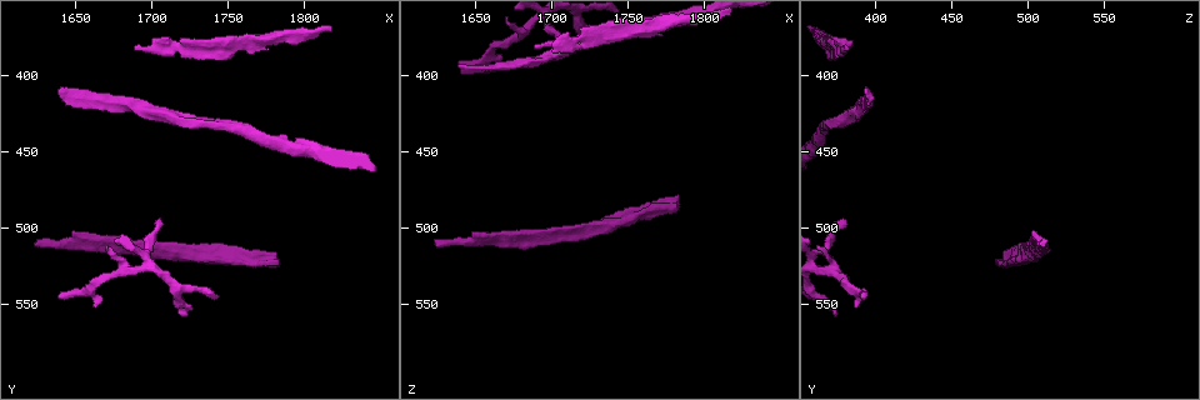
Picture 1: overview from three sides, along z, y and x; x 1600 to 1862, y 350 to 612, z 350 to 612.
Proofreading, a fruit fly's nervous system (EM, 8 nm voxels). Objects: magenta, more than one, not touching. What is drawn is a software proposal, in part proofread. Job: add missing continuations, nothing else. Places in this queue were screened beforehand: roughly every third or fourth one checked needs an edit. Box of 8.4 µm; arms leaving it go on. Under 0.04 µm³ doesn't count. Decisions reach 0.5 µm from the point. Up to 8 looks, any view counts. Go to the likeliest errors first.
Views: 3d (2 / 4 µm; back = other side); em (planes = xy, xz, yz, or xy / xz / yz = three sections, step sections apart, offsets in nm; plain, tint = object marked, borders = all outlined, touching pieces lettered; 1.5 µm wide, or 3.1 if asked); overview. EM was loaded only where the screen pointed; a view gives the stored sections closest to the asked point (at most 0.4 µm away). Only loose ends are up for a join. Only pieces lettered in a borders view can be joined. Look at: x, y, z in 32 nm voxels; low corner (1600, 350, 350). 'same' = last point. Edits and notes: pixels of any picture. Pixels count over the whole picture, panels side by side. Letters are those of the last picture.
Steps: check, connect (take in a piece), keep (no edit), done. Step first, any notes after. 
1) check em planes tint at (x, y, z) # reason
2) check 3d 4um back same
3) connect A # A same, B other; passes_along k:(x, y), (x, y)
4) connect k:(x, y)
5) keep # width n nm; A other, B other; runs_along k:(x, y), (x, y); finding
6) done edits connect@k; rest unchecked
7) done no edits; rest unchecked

check 3d 2um at (1622, 512, 508) # end of a long branch

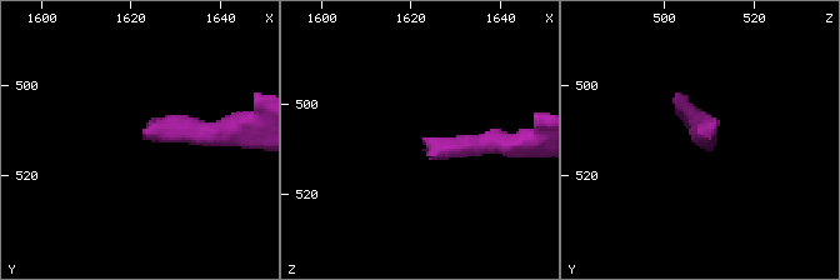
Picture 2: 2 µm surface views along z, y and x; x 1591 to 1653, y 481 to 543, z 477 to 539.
check em planes tint at (1623, 511, 508)

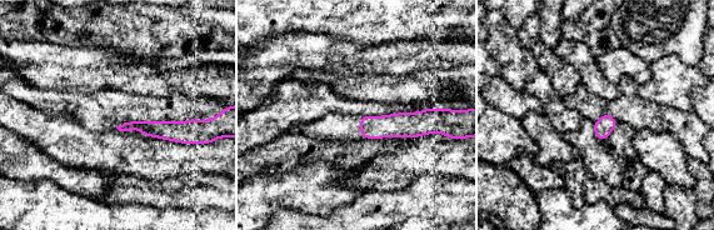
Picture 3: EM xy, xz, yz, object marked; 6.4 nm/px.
check em planes borders same # what lies round it

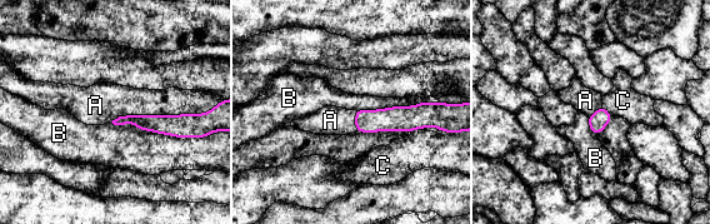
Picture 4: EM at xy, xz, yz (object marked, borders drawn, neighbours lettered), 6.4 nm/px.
connect A # A same, B other, C other; passes_along 4:(188, 125), (154, 115), (119, 100); the neuron continues

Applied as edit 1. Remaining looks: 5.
check em planes borders at (1782, 520, 478) # an open end

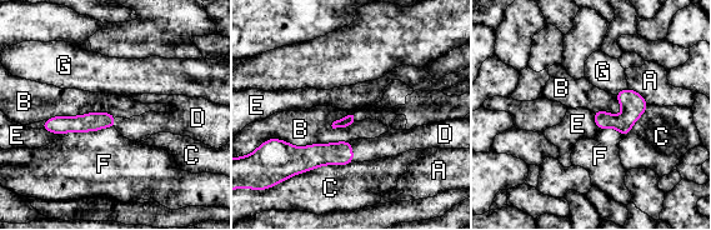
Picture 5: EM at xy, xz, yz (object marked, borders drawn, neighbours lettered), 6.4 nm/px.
connect D # A other, B other, C other, D same, E other, F other, G other; passes_along 5:(315, 155), (351, 151), (389, 144); it goes on there

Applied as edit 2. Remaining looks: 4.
check overview # redraw

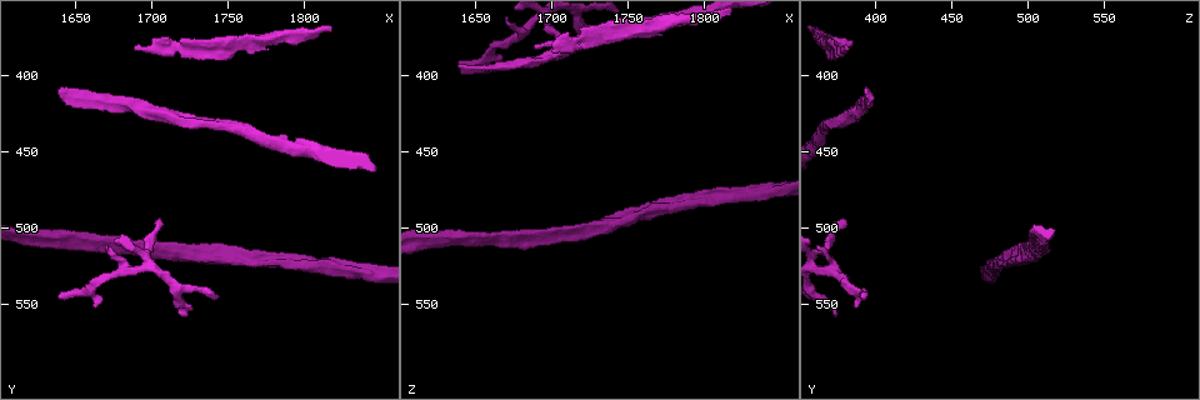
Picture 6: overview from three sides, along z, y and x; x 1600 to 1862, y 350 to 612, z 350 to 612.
check 3d 2um at (1722, 556, 374) # free end

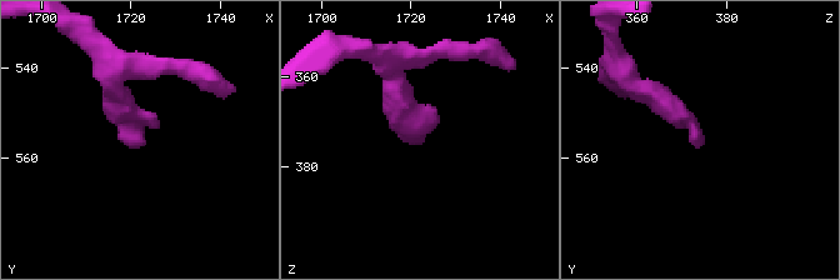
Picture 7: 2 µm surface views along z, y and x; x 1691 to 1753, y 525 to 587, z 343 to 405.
check em planes borders at (1722, 558, 373)

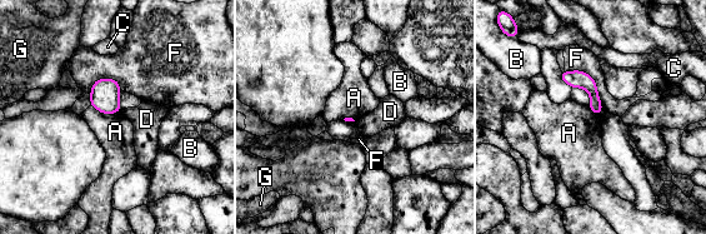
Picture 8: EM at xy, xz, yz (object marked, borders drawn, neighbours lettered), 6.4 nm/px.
keep # longest_contact F 360 nm; A other, B other, C other, D other, F other, G other; border 8:(90, 105), (103, 113), (120, 111); no lettered piece goes on from it

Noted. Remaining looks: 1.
done edits connect@4, connect@5; rest unchecked

